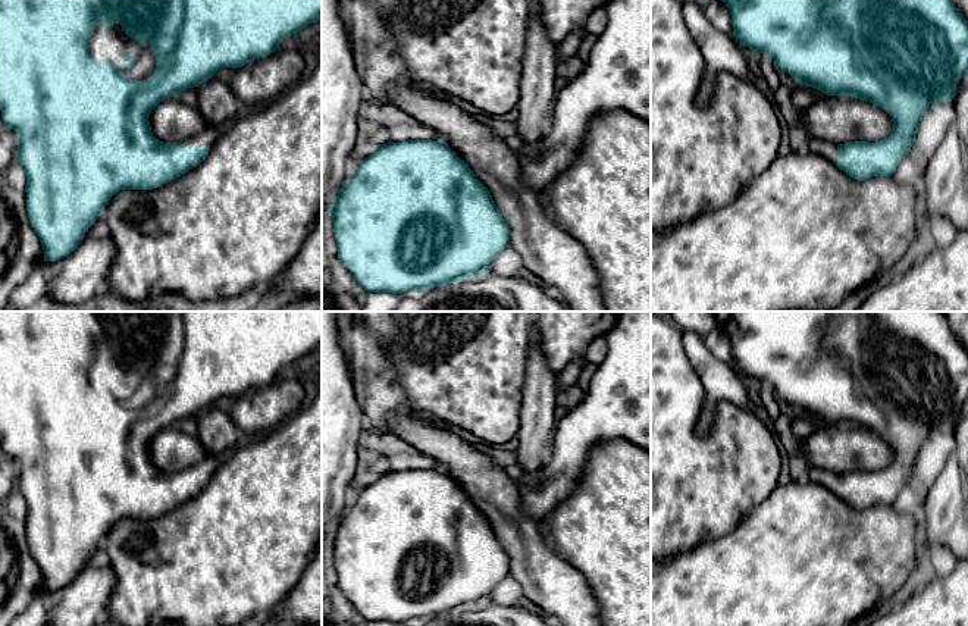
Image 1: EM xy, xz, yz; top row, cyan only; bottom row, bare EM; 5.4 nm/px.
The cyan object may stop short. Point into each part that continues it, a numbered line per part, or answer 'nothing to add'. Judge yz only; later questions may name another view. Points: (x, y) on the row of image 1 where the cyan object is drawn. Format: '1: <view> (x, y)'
1: yz (826, 149)

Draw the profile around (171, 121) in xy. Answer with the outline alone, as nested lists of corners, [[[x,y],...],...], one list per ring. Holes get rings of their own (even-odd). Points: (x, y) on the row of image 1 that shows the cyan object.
[[[178,97],[160,101],[148,120],[153,135],[163,143],[181,143],[209,125],[197,107],[184,104]]]

